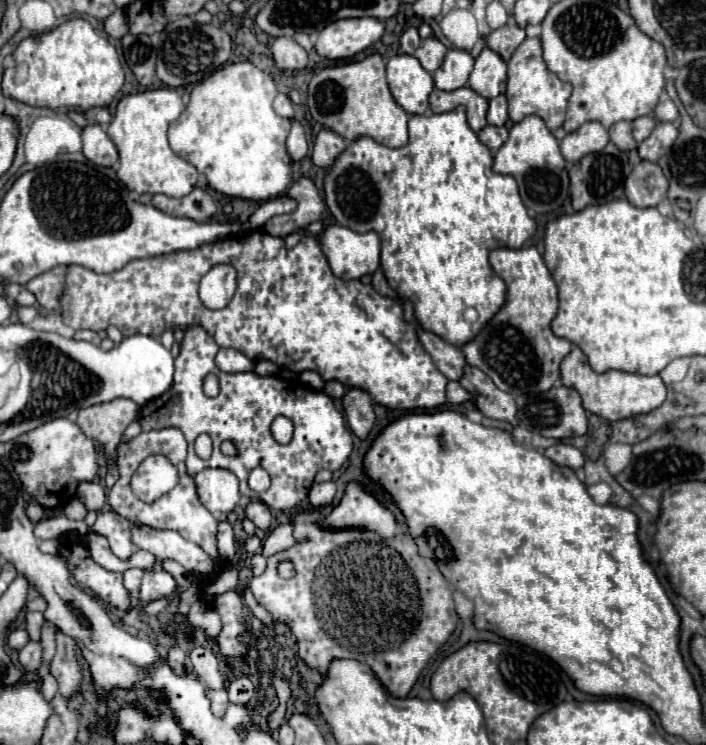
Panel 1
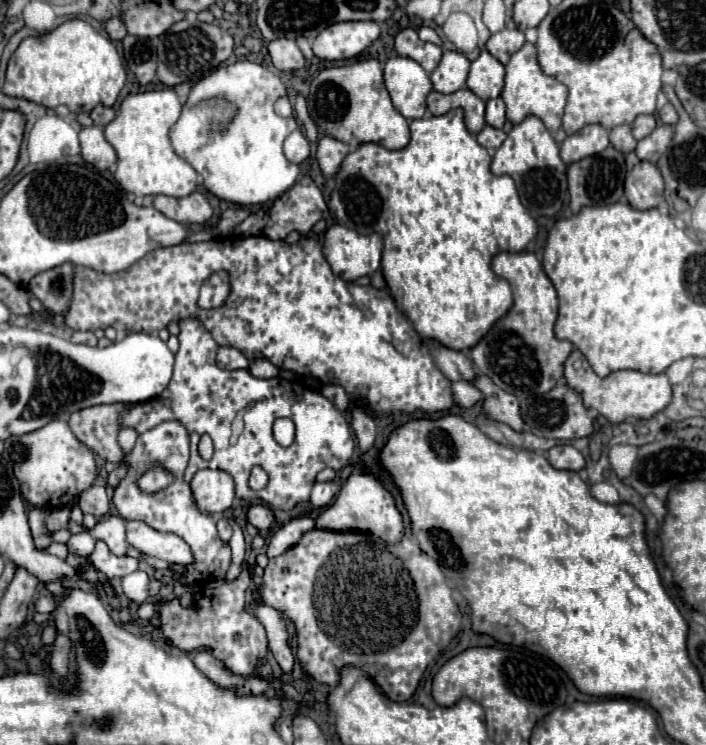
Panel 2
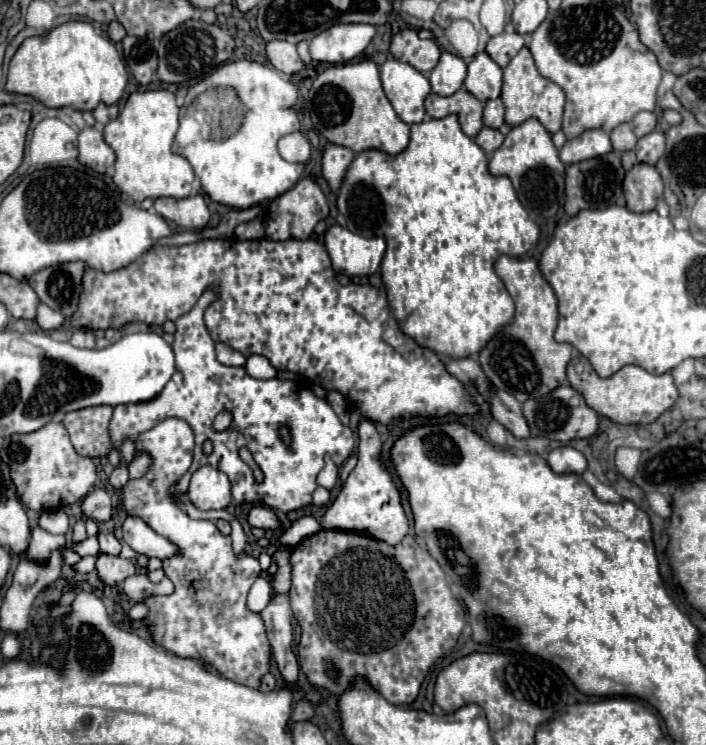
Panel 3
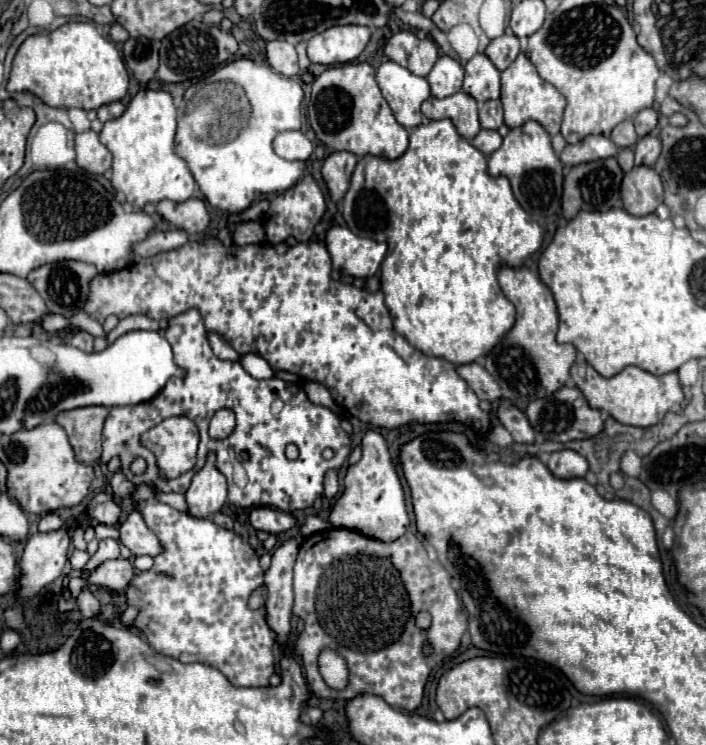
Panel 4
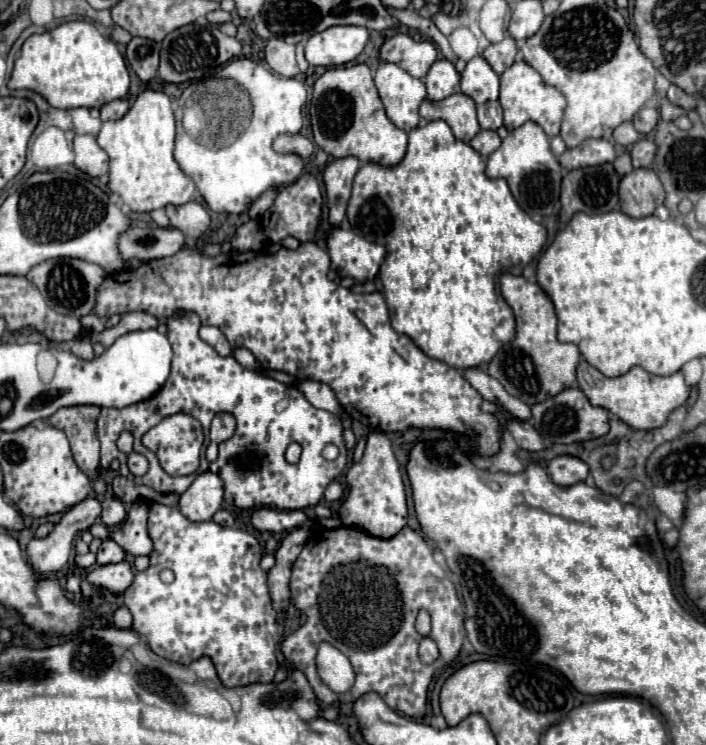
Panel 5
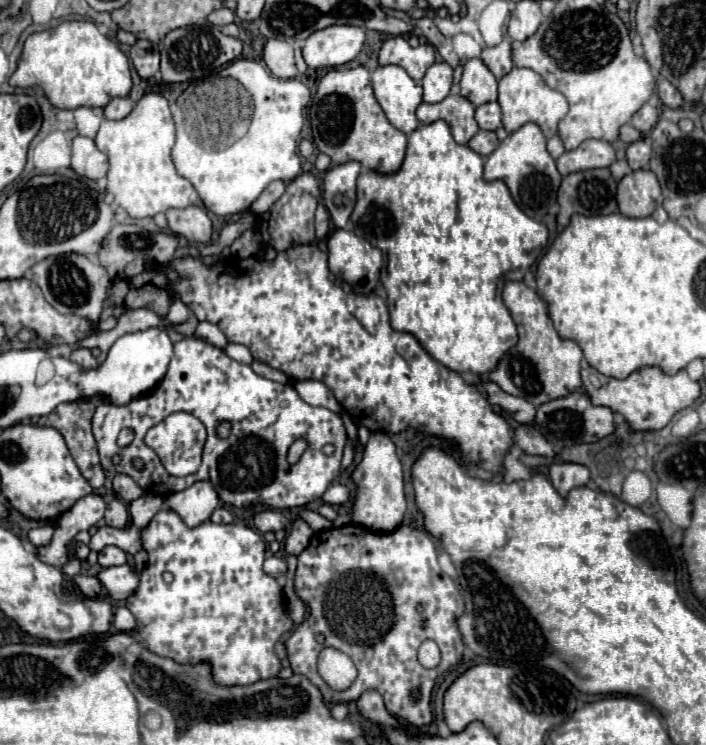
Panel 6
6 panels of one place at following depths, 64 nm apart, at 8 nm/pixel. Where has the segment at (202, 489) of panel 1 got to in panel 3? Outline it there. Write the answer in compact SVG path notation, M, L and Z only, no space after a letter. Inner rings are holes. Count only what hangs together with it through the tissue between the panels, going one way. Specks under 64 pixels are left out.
M202 466L192 474L186 496L198 510L222 510L230 502L230 480L224 472Z

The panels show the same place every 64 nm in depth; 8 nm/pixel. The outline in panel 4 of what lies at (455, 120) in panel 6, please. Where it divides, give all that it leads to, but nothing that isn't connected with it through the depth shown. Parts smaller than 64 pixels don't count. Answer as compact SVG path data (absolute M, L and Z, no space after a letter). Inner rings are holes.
M456 92L442 100L428 98L422 104L422 114L428 120L442 120L442 118L452 120L458 134L464 136L466 140L472 140L480 132L476 100L466 92Z

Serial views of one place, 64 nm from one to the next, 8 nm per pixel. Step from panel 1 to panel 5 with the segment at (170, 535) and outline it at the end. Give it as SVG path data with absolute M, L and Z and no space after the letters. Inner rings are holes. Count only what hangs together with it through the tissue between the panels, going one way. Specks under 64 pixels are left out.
M148 500L136 502L136 506L130 508L128 520L124 524L108 530L108 538L114 540L118 546L122 546L124 552L128 552L132 556L150 554L152 542L150 542L150 536L146 530L148 514L150 514L150 502Z

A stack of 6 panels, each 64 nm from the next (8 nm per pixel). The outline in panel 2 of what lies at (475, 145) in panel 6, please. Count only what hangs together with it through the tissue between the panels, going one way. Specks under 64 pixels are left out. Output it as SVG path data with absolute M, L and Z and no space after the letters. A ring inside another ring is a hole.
M484 126L480 134L476 134L476 140L480 146L484 146L486 150L496 150L504 140L506 140L506 134L502 130L496 130L492 126Z

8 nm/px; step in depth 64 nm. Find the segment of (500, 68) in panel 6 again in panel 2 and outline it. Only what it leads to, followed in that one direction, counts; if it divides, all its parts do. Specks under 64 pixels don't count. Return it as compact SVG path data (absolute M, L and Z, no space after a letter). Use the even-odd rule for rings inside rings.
M504 28L496 34L490 36L490 40L486 42L486 50L500 62L500 64L508 64L510 56L514 52L518 52L520 48L524 46L524 32L520 30L510 30L510 28Z

